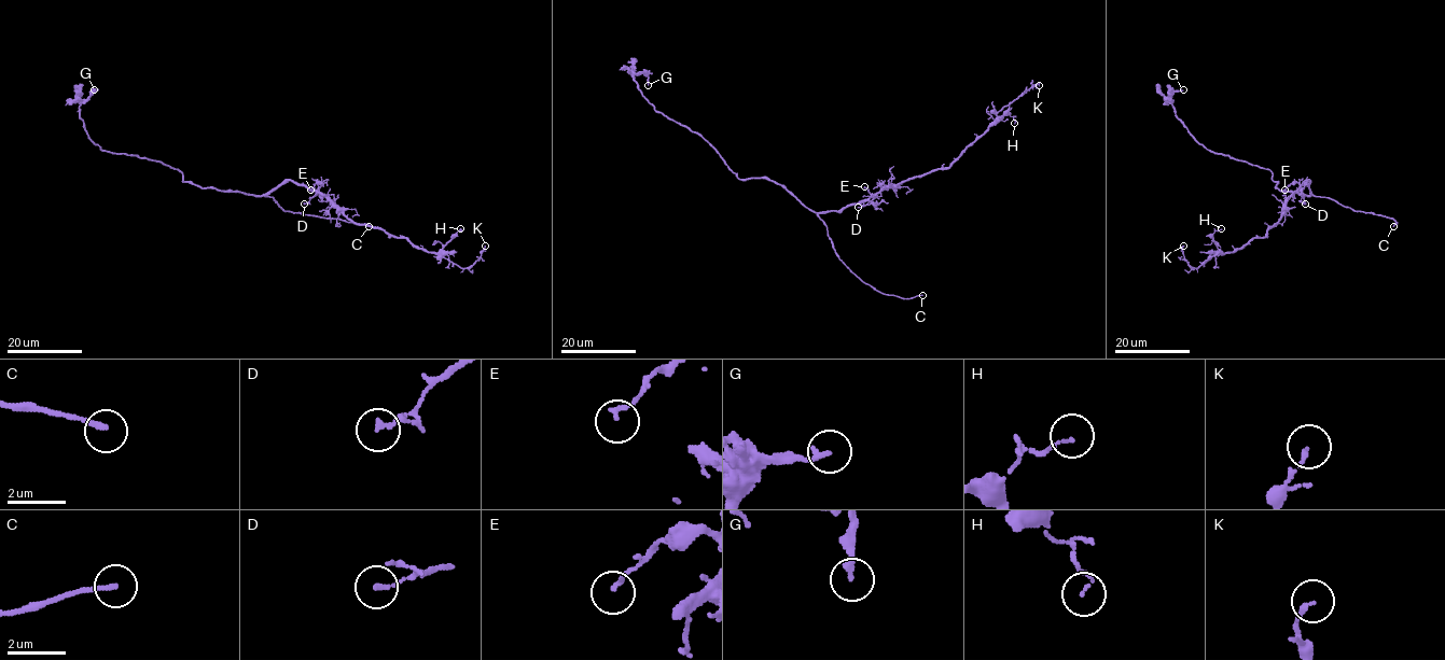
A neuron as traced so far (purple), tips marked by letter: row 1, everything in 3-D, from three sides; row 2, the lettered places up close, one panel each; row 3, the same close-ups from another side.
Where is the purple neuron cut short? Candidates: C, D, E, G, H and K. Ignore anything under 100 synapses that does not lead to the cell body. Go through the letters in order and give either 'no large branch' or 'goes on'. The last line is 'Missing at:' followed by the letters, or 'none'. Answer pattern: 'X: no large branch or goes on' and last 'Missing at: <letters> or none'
C: goes on
D: no large branch
E: no large branch
G: no large branch
H: no large branch
K: no large branch
Missing at: C

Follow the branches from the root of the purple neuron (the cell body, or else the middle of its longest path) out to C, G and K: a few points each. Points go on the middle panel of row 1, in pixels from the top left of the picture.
C: (817, 212), (836, 254), (863, 282), (889, 295), (907, 298), (922, 295)
G: (817, 212), (767, 179), (739, 179), (700, 136), (658, 113), (633, 76), (644, 72), (648, 85)
K: (817, 212), (839, 211), (912, 177), (947, 168), (986, 130), (1004, 107), (1037, 84), (1039, 85)

